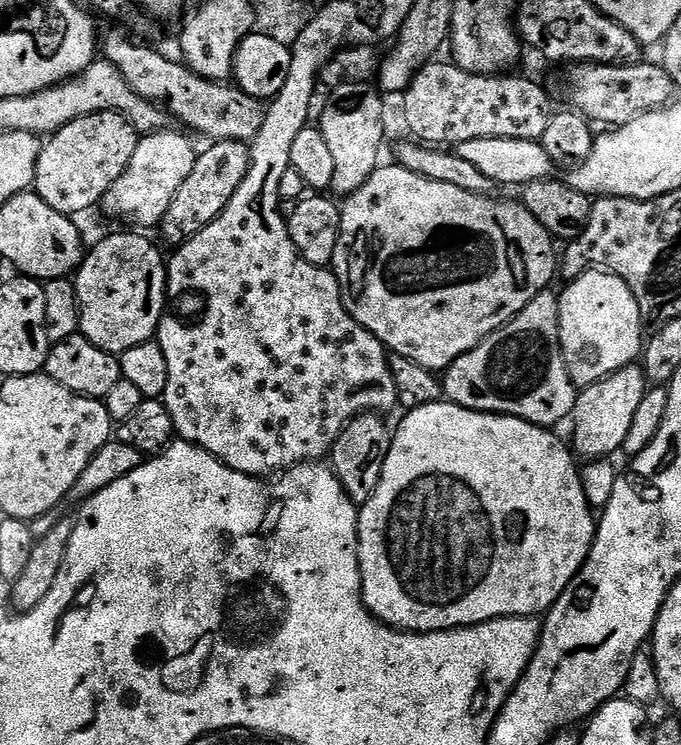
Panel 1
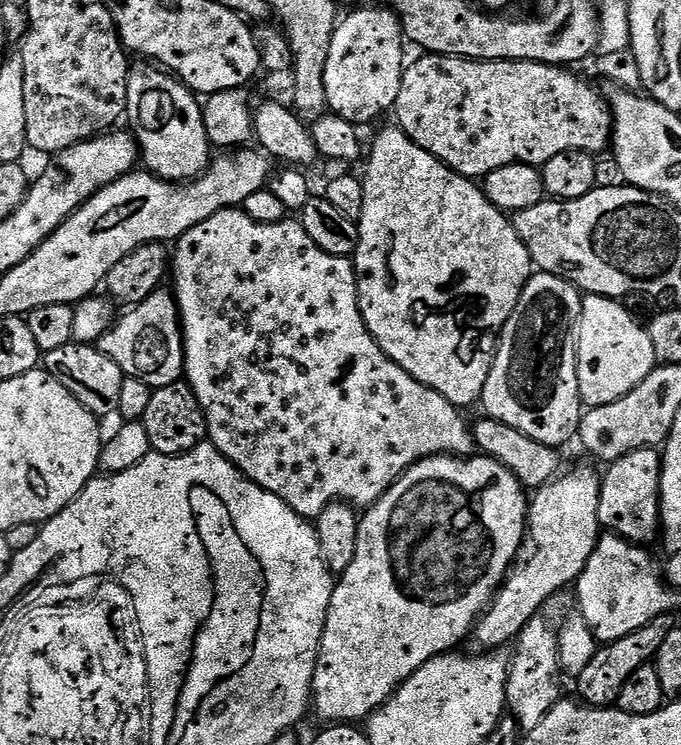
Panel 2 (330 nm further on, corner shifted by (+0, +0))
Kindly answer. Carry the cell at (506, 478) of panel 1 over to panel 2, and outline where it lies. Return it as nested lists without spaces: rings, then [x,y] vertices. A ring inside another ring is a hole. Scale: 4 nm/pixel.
[[[473,454],[467,458],[462,456],[427,456],[425,460],[419,460],[414,466],[410,466],[405,472],[393,482],[392,485],[386,490],[386,494],[382,494],[382,498],[377,504],[373,504],[371,508],[367,509],[360,516],[360,529],[358,530],[358,550],[354,550],[354,562],[345,570],[339,573],[338,579],[335,581],[332,597],[330,598],[330,606],[326,614],[326,626],[322,634],[322,642],[320,643],[320,653],[316,659],[316,669],[314,670],[314,678],[312,679],[312,699],[310,701],[311,707],[314,712],[317,712],[322,719],[328,720],[324,722],[364,722],[372,713],[377,712],[383,704],[385,704],[390,697],[396,693],[397,688],[406,682],[406,678],[410,678],[410,674],[414,674],[414,670],[418,670],[426,662],[430,662],[436,656],[443,656],[451,653],[464,639],[469,639],[470,633],[475,629],[477,620],[487,612],[489,605],[492,603],[494,597],[499,593],[501,585],[504,583],[514,561],[519,557],[520,546],[524,542],[524,534],[526,525],[528,523],[528,505],[530,503],[529,497],[526,495],[526,489],[521,484],[520,479],[513,475],[512,472],[506,470],[506,466],[502,466],[496,460],[491,460],[490,457],[483,454]]]

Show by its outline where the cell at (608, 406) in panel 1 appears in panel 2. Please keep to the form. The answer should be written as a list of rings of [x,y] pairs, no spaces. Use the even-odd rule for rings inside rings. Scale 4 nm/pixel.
[[[576,468],[569,476],[561,475],[550,484],[535,489],[528,505],[528,523],[524,534],[524,542],[520,546],[518,559],[513,563],[498,595],[489,605],[487,612],[476,622],[474,640],[484,650],[500,650],[503,644],[511,645],[525,626],[541,615],[544,603],[551,596],[556,596],[564,587],[575,585],[576,580],[586,570],[586,562],[590,562],[590,554],[594,554],[594,546],[602,535],[598,518],[598,502],[600,501],[601,477],[596,476],[592,468]]]

